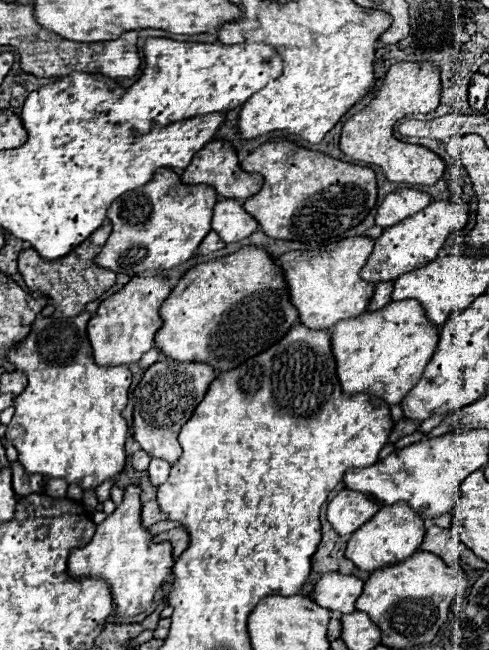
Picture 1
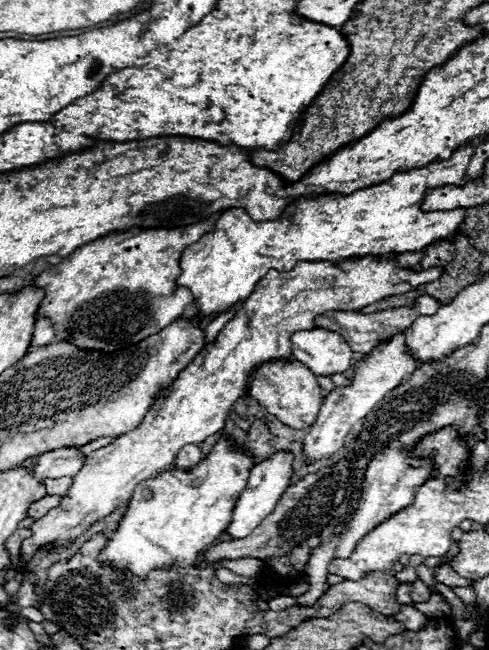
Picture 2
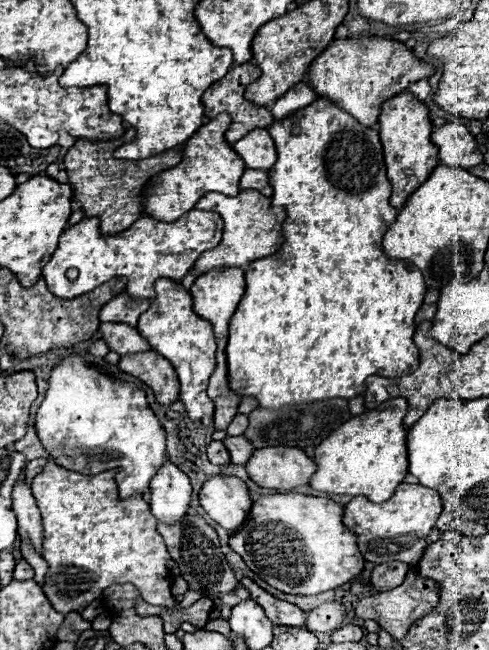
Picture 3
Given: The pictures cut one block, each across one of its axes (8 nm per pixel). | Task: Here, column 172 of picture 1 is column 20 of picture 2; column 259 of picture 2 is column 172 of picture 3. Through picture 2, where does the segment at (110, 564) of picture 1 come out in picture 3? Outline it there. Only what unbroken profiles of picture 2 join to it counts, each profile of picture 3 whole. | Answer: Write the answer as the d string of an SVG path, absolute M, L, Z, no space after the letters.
M160 278L154 290L156 298L152 300L150 308L140 316L138 332L150 342L152 350L170 360L180 380L180 400L184 402L190 420L200 422L202 418L214 414L214 402L206 396L208 378L216 366L216 340L212 324L194 312L192 298L180 284Z

